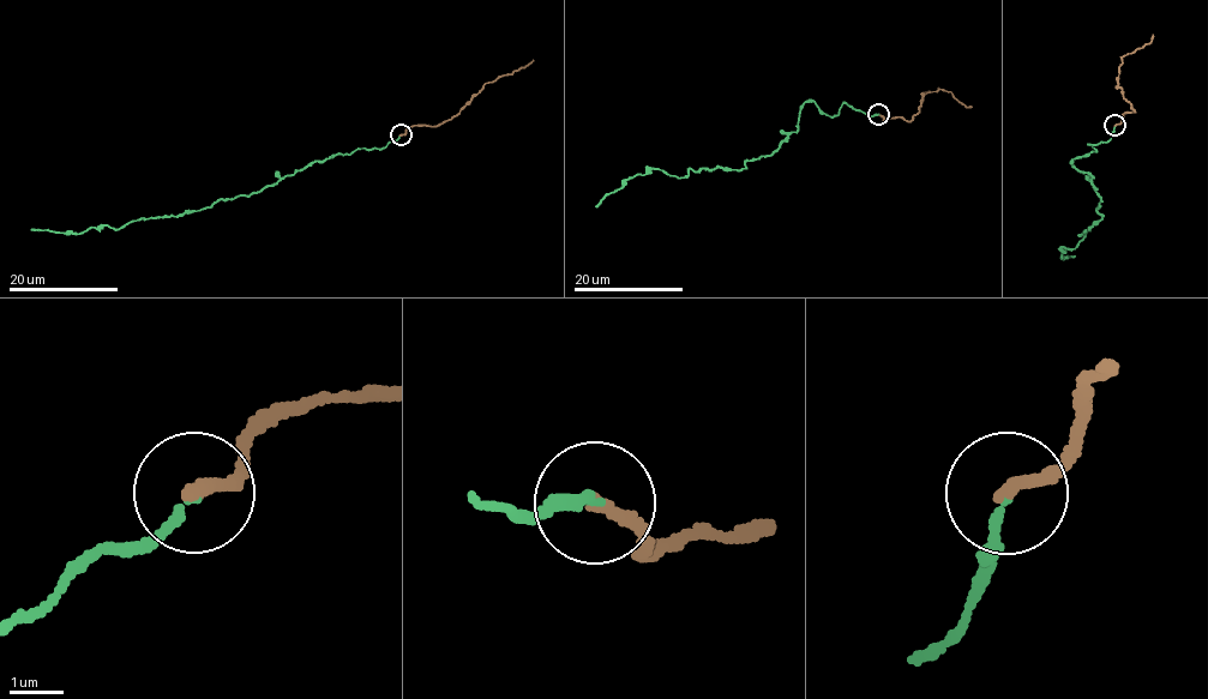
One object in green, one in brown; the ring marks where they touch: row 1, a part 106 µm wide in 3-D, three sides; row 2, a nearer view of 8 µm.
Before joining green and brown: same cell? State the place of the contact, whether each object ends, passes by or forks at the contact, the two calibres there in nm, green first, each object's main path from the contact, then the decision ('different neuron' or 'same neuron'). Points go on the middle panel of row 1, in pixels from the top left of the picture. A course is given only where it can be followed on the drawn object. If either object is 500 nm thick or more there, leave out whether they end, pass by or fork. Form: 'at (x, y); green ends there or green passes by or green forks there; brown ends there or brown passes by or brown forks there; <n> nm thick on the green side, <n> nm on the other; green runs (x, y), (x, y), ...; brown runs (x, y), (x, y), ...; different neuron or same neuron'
at (878, 114); green ends there; brown ends there; 150 nm thick on the green side, 260 nm on the other; green runs (878, 115), (843, 103), (828, 116), (809, 101), (795, 132), (744, 168), (679, 179), (649, 168), (595, 206); brown runs (878, 115), (884, 120), (902, 116), (911, 121), (924, 94), (939, 89), (971, 106); same neuron

